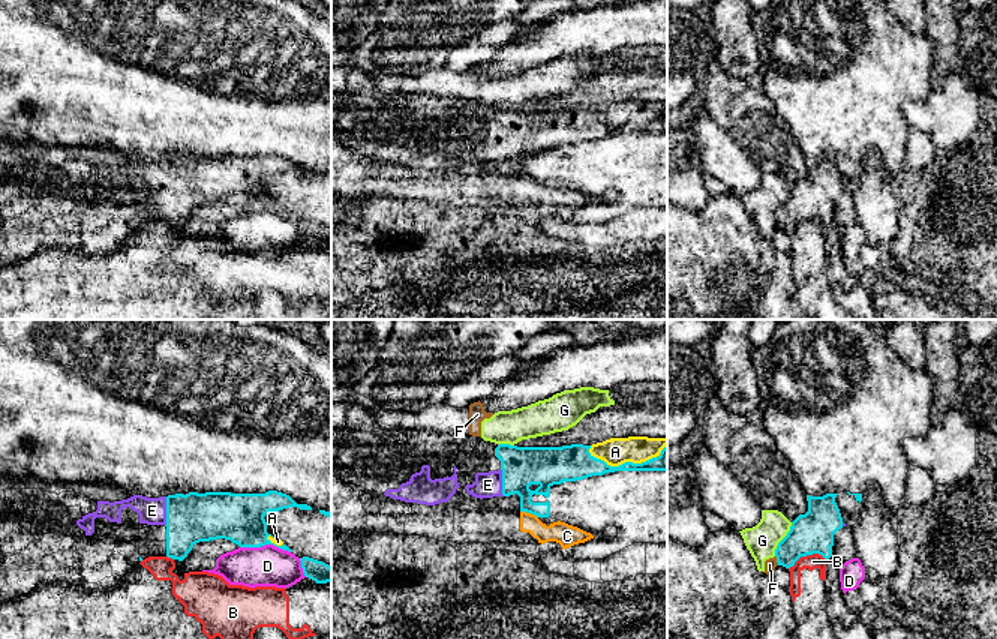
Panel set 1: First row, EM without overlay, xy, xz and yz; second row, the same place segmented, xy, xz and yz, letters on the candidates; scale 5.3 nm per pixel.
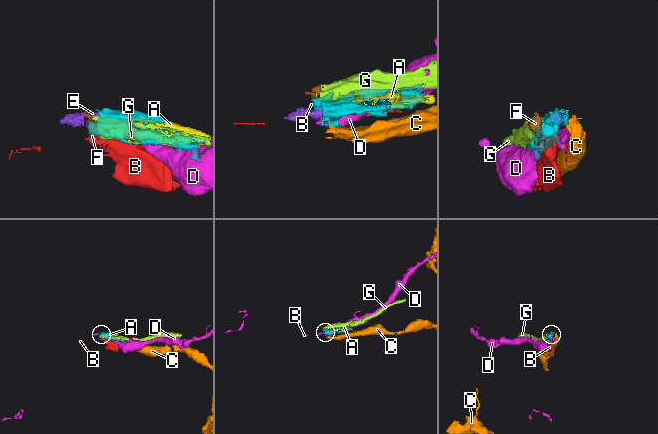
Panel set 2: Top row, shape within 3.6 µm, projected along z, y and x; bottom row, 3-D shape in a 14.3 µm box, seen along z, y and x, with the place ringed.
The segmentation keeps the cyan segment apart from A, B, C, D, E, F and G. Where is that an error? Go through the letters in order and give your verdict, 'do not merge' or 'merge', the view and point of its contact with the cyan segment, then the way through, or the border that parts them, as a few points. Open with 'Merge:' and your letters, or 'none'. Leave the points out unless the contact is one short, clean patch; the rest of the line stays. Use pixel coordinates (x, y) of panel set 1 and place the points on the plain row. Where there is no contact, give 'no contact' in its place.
Merge: A, E
A: merge; meets cyan in xz at (627, 126)
B: do not merge; meets cyan in yz at (807, 218)
C: do not merge; meets cyan in xz at (529, 176); border along xz (520, 174), (538, 180)
D: do not merge; meets cyan in xy at (266, 207)
E: merge; meets cyan in xy at (167, 176)
F: do not merge; meets cyan in yz at (777, 224); border along yz (775, 219), (778, 228)
G: do not merge; meets cyan in yz at (783, 203)

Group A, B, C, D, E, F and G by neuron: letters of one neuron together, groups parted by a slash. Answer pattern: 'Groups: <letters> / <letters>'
Groups: A E / B / C / D / F G

